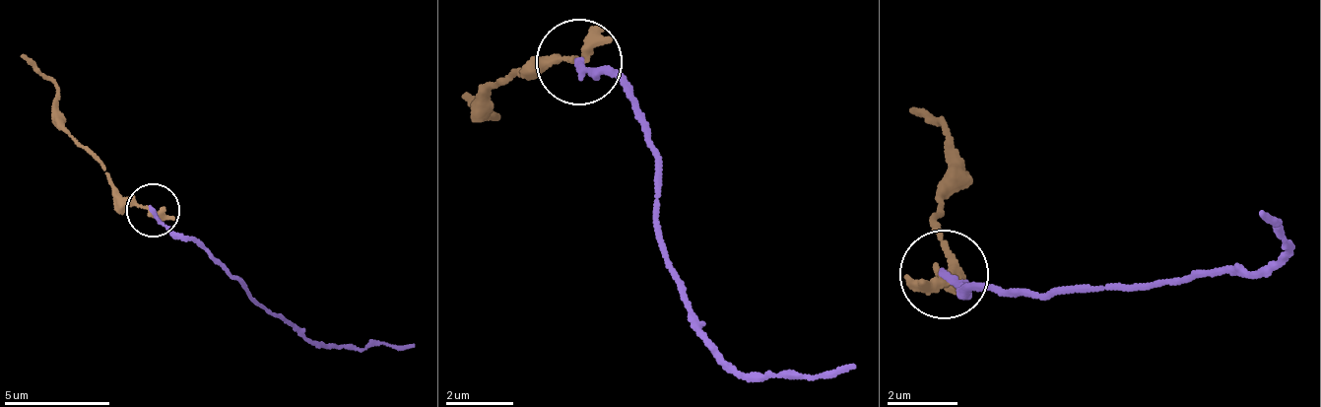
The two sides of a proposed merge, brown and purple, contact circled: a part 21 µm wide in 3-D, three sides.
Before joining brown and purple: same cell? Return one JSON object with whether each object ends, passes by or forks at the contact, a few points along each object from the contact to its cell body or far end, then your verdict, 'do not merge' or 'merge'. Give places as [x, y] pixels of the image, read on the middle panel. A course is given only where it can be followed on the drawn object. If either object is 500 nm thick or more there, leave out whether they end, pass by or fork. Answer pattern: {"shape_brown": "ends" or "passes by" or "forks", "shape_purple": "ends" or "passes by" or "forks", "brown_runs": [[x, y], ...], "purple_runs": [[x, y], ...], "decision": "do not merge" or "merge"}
{"shape_brown": "passes by", "shape_purple": "ends", "brown_runs": [[581, 60], [495, 81], [491, 119], [464, 96]], "purple_runs": [[581, 60], [625, 91], [650, 140], [658, 234], [694, 333], [763, 373], [853, 364]], "decision": "merge"}

